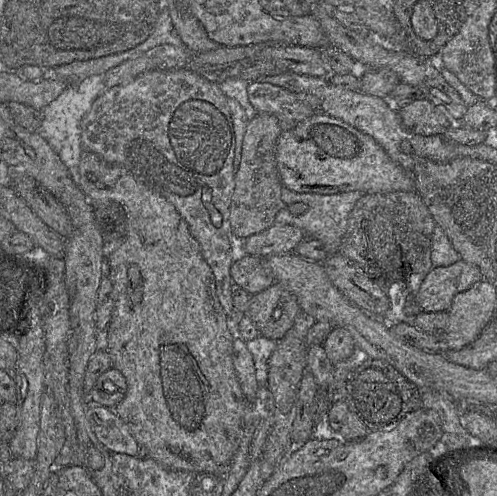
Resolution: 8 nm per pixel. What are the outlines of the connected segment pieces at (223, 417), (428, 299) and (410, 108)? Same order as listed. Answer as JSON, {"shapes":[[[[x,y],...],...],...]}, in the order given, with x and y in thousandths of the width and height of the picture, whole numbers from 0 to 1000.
{"shapes":[[[[167,302],[157,335],[157,377],[175,397],[185,417],[235,409],[247,421],[254,468],[243,486],[211,488],[207,516],[213,526],[213,552],[227,575],[229,619],[215,667],[213,706],[225,720],[225,740],[237,744],[254,762],[256,788],[247,806],[229,821],[229,829],[258,859],[280,897],[294,901],[300,921],[324,940],[354,950],[392,956],[421,952],[455,964],[467,925],[477,911],[489,879],[489,845],[501,808],[491,796],[469,734],[469,688],[475,679],[471,657],[449,625],[435,593],[429,548],[412,526],[402,496],[382,470],[380,458],[356,421],[326,393],[278,365],[249,337],[211,325],[201,313]]],[[[926,522],[899,538],[871,538],[843,573],[835,605],[849,629],[899,627],[915,595],[968,567],[964,538]]],[[[855,198],[815,212],[801,228],[821,264],[853,274],[891,270],[918,250],[895,218]]]]}

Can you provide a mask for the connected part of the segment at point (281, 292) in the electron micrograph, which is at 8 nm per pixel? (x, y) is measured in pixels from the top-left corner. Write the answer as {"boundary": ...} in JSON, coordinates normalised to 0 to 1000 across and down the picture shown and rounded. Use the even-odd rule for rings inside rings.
{"boundary":[[[551,569],[531,587],[505,597],[491,633],[505,643],[523,677],[561,685],[588,661],[606,629],[594,595]]]}

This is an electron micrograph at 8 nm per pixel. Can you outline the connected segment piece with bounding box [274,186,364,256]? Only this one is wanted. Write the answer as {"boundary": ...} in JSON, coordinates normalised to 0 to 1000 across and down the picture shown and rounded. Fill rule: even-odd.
{"boundary":[[[569,375],[565,387],[567,419],[553,435],[551,452],[586,454],[604,460],[618,478],[644,484],[662,516],[674,512],[684,498],[696,468],[700,442],[716,407],[732,393],[726,385],[702,385],[678,391],[602,389]],[[592,409],[614,409],[622,421],[606,431],[588,431],[584,415]]]}

